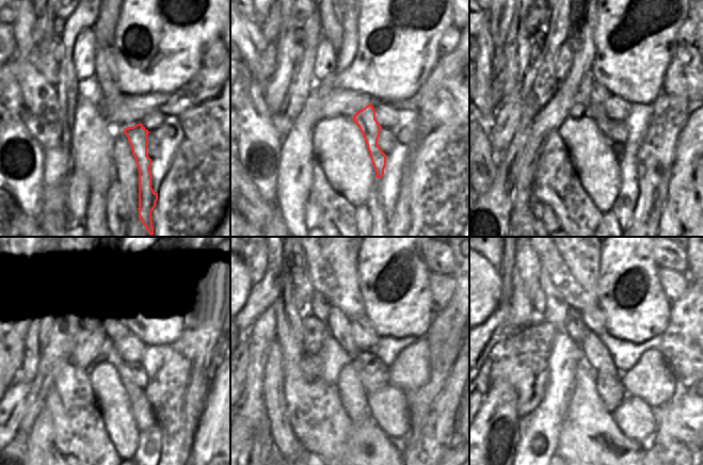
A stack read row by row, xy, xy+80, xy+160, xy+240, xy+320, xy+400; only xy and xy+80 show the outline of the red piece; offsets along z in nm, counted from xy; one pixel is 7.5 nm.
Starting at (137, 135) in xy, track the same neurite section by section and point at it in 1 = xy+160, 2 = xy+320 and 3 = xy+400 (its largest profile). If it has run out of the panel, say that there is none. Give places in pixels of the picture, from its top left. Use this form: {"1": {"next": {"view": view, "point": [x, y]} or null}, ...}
{"1": {"next": {"view": "xy+160", "point": [600, 94]}}, "2": {"next": {"view": "xy+320", "point": [332, 258]}}, "3": {"next": {"view": "xy+400", "point": [572, 258]}}}

